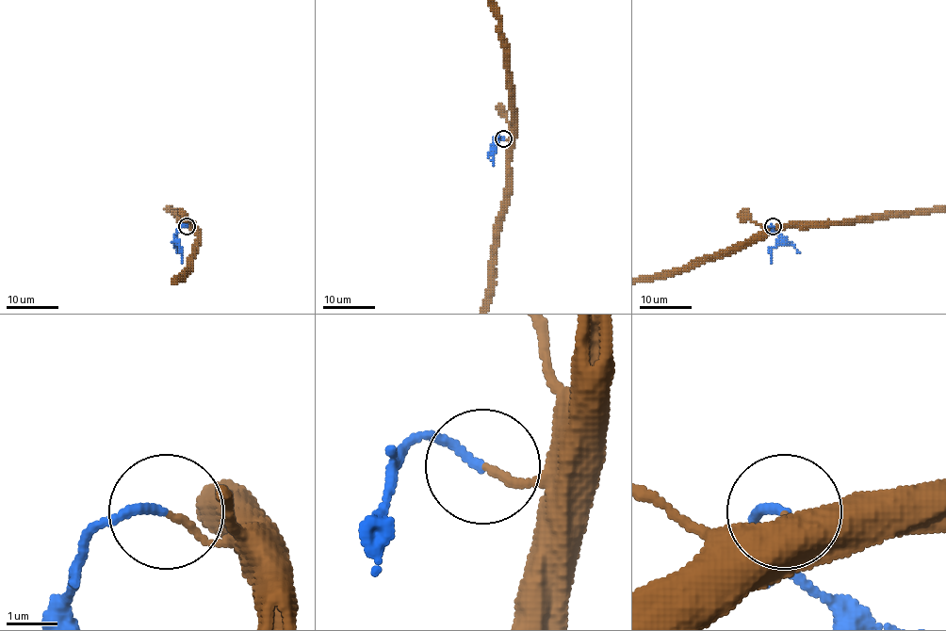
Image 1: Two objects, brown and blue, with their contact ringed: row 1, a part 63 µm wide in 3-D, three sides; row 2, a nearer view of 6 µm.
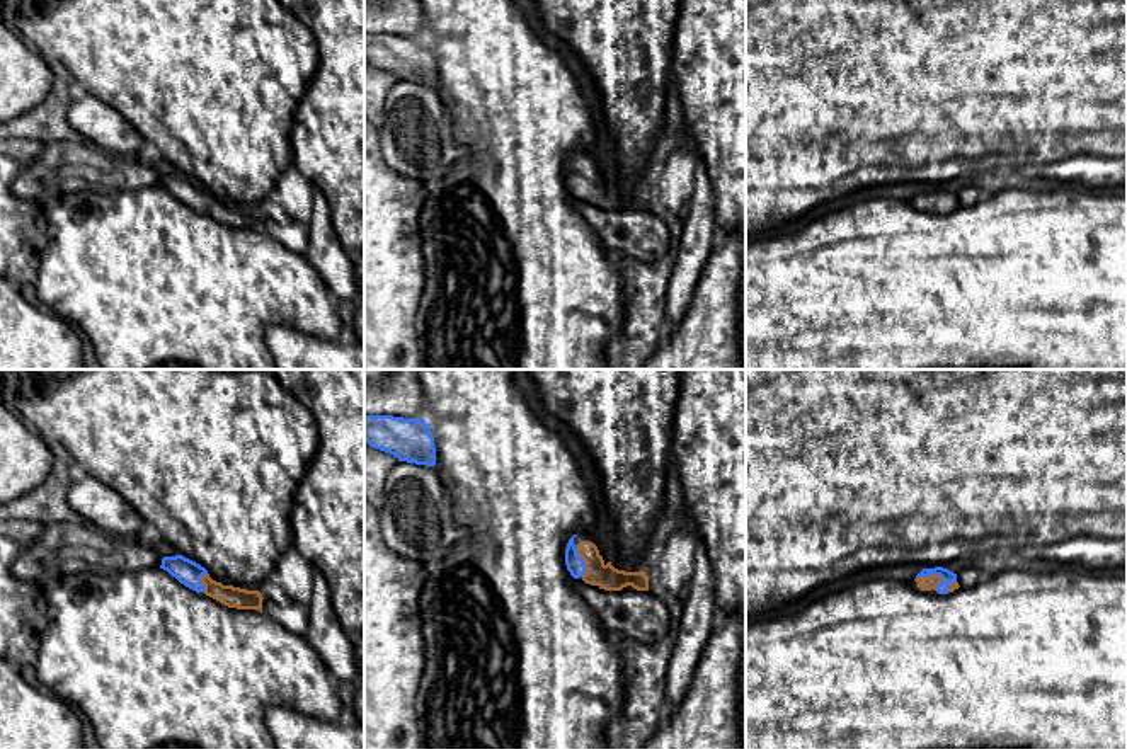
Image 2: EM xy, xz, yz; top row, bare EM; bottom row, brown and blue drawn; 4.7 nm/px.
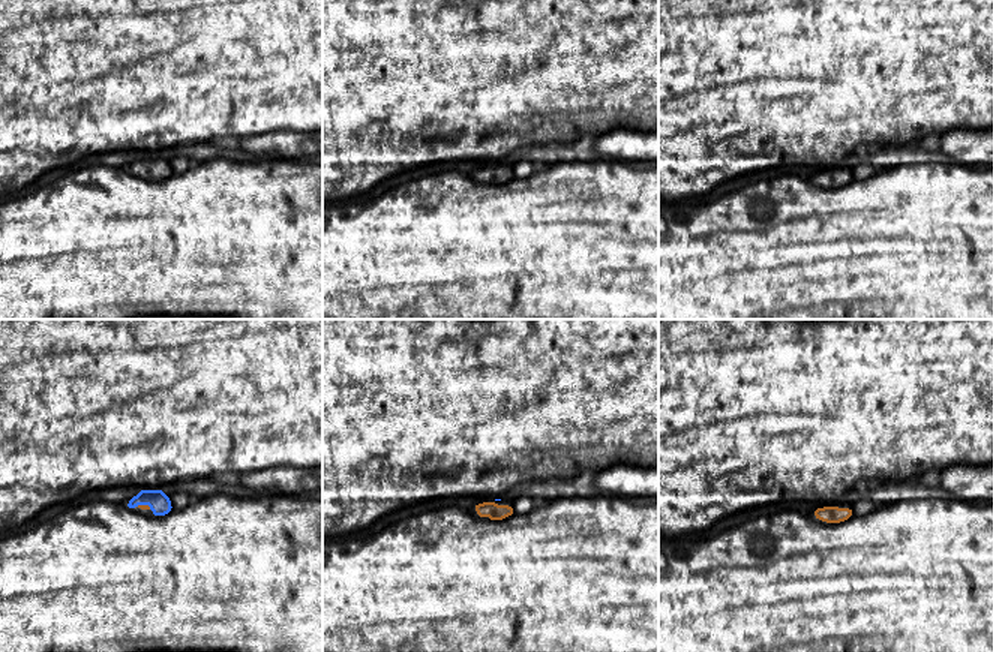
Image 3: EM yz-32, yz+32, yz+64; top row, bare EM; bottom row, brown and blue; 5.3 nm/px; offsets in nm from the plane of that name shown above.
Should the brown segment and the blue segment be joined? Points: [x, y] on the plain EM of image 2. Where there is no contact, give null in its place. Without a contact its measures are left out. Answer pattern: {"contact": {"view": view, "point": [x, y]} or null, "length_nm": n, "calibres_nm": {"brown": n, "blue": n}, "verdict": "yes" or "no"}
{"contact": {"view": "yz", "point": [930, 194]}, "length_nm": 140, "calibres_nm": {"brown": 70, "blue": 60}, "verdict": "yes"}

